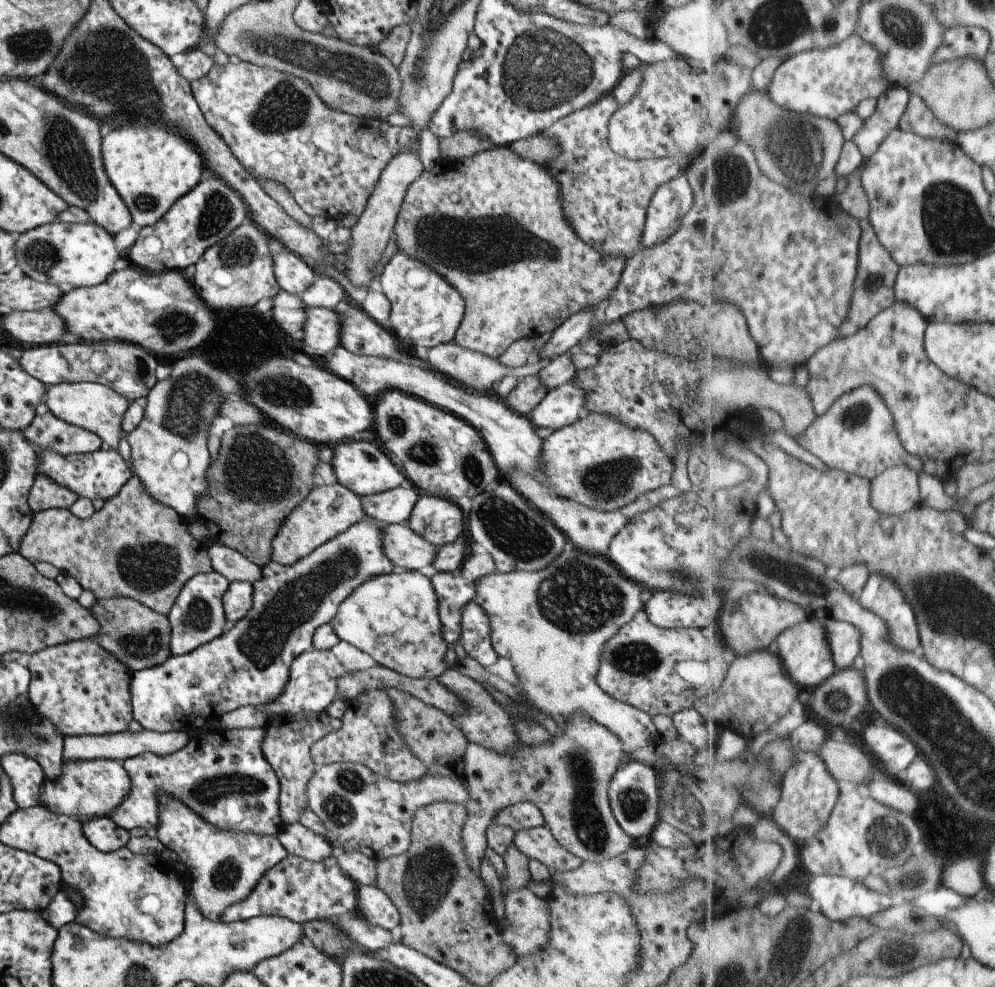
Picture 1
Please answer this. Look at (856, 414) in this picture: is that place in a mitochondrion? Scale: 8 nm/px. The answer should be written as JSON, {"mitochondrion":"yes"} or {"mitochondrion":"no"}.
{"mitochondrion":"yes"}

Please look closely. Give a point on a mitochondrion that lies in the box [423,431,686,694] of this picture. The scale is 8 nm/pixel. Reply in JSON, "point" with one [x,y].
{"point":[577,597]}

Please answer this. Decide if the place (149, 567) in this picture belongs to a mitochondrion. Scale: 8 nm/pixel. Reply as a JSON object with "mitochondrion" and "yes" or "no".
{"mitochondrion":"yes"}

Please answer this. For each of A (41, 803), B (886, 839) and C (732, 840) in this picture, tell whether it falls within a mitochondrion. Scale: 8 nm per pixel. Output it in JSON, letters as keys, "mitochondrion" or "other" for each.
{"A":"other","B":"mitochondrion","C":"other"}

